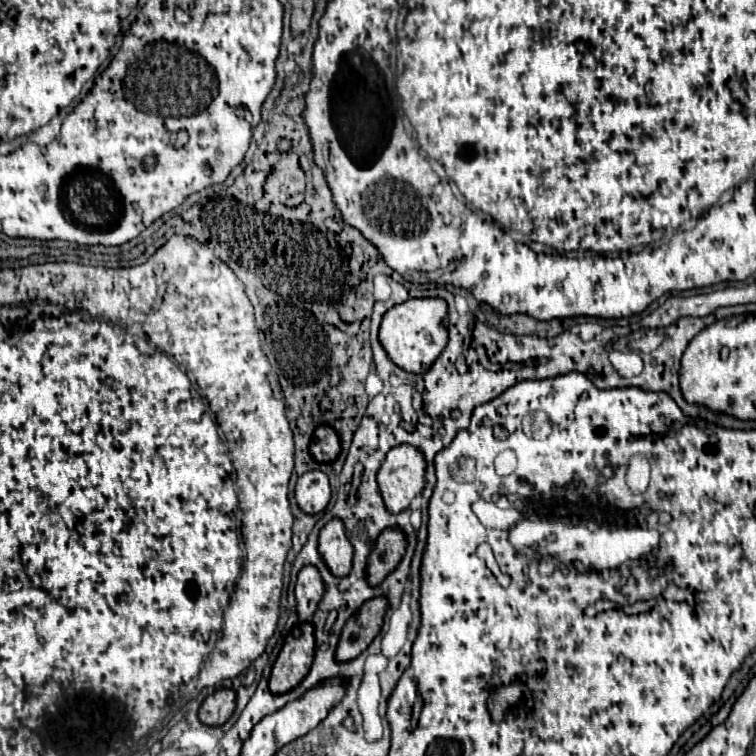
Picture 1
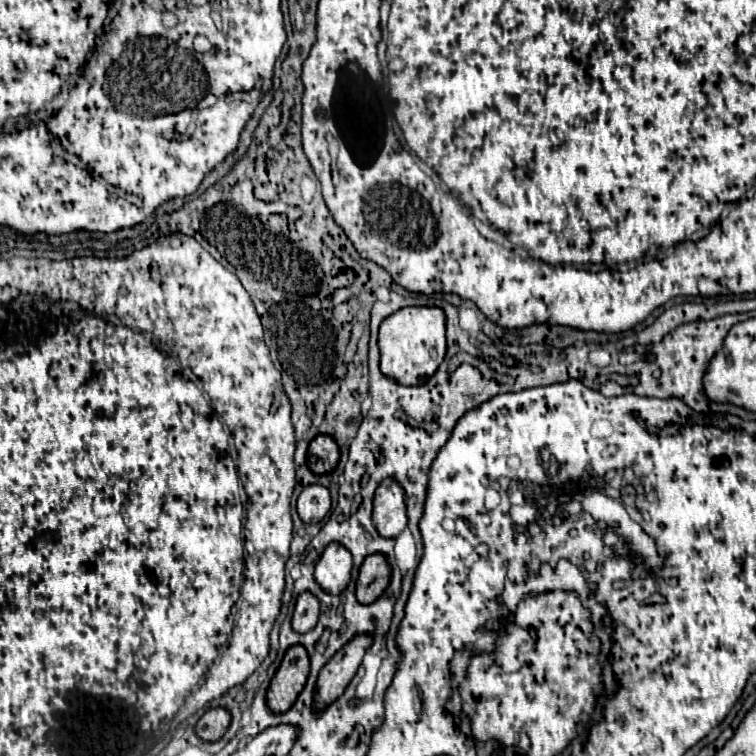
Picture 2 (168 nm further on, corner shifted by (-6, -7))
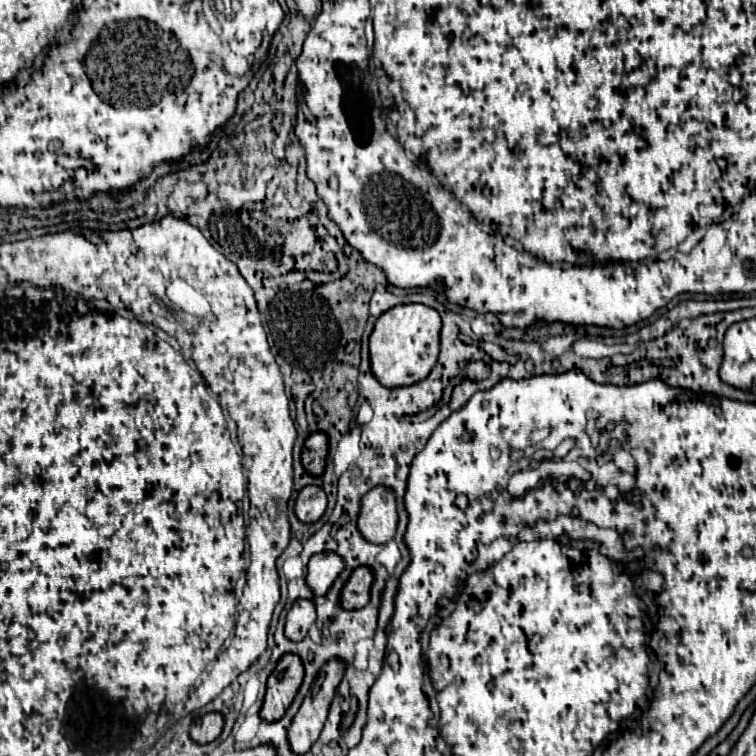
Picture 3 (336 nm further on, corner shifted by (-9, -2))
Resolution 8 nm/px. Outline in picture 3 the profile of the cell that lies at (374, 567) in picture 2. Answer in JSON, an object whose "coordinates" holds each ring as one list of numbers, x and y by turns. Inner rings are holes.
{"coordinates":[[359,567,351,573,349,581,341,589,341,607,343,609,359,609,369,603,369,589,373,583,373,573,367,567]]}

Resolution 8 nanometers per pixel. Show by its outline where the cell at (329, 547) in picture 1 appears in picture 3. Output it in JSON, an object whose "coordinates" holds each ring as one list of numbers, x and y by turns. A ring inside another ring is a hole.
{"coordinates":[[319,553,313,555,307,563,305,583,315,595,325,595,331,583,337,579,339,571,343,571,343,559,335,553]]}

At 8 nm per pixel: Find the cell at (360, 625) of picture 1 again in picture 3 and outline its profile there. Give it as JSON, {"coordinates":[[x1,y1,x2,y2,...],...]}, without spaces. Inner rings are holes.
{"coordinates":[[337,659,321,667,315,683,311,685,311,691,303,699,287,731,287,741,293,753,297,755,307,753,315,743,315,739,319,737,323,723,327,719,331,699,335,695,335,687,341,683,343,671,345,671,345,665,339,663]]}

